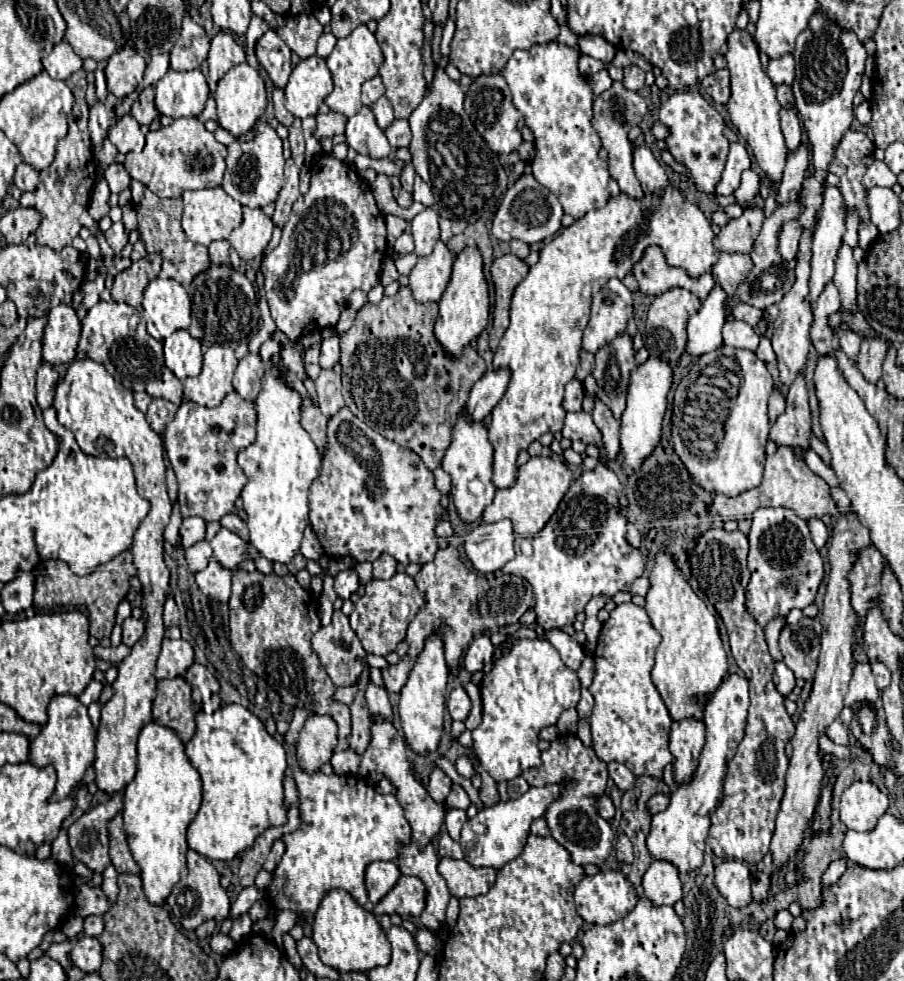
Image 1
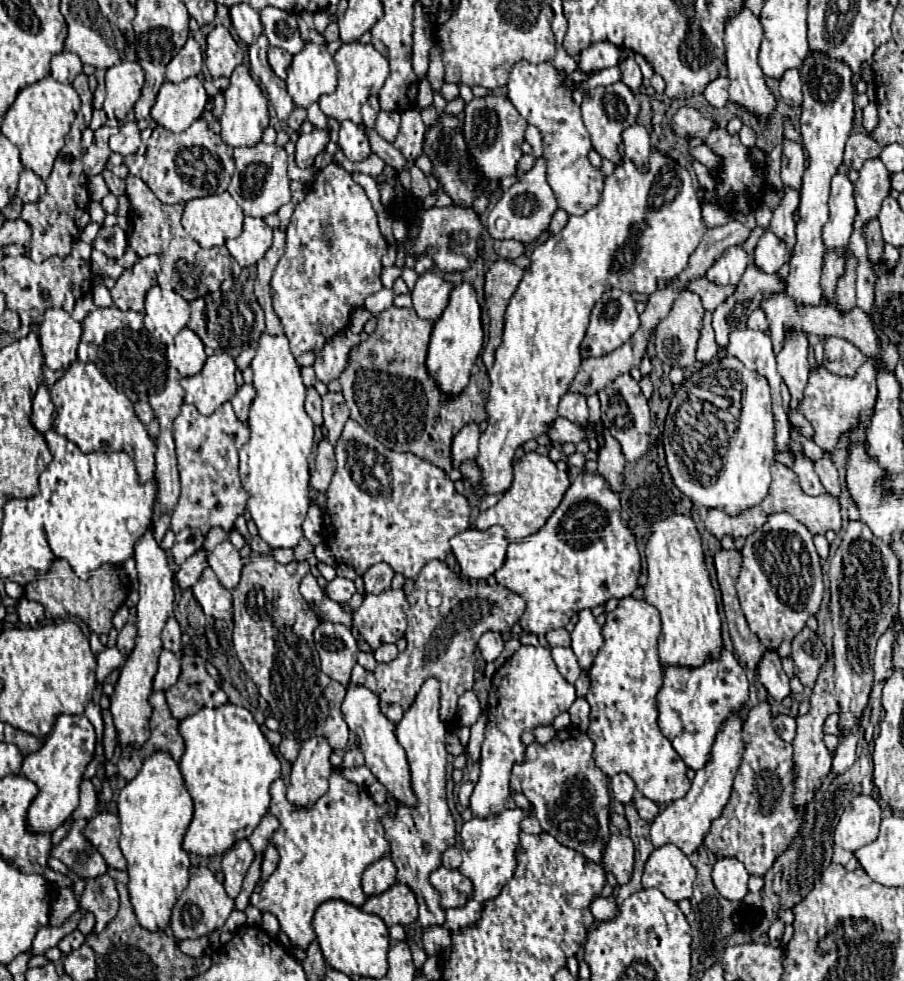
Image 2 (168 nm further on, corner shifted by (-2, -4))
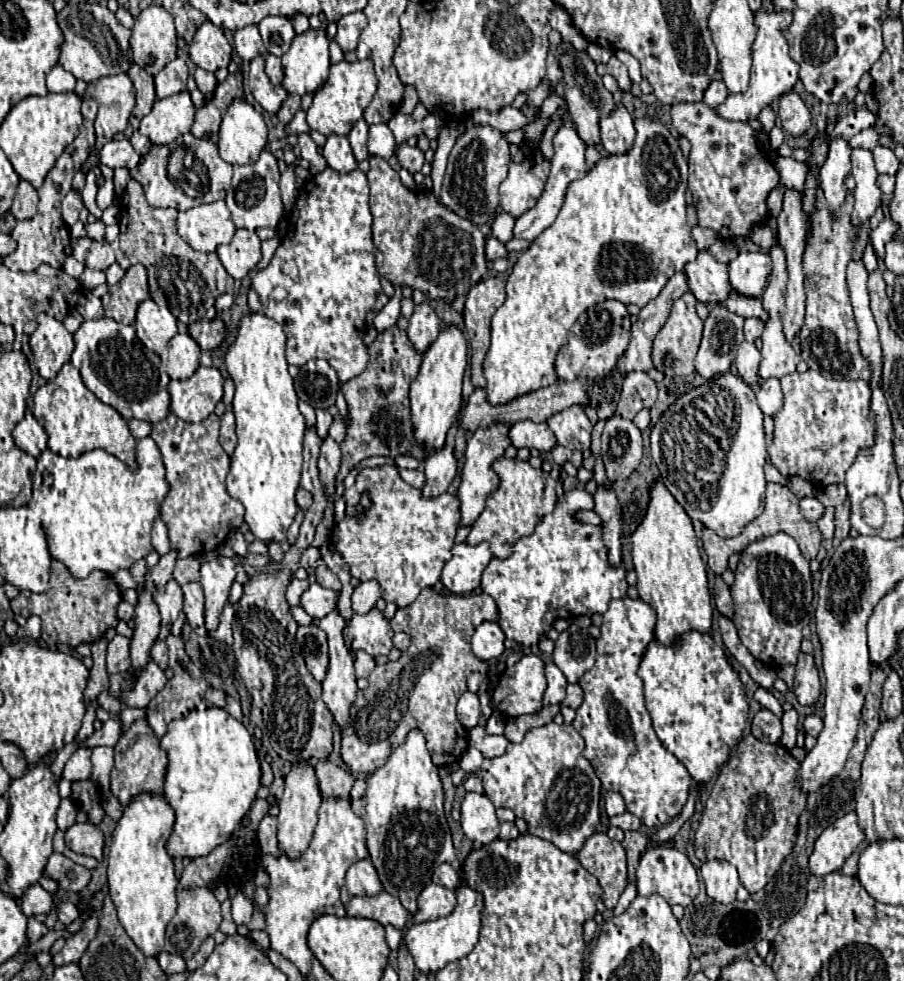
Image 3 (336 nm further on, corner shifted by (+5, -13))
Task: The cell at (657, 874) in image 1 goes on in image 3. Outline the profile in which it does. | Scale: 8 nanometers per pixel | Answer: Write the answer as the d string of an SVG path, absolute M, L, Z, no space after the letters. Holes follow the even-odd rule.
M657 847L643 855L637 867L637 889L639 895L661 895L669 905L681 905L687 907L695 895L699 893L699 877L695 865L689 861L689 857L675 849L675 847Z

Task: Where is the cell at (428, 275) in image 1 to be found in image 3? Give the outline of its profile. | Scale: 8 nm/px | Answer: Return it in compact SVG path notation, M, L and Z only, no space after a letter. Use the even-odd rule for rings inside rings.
M429 303L417 305L407 327L407 335L413 349L423 355L429 349L429 345L435 341L439 331L441 331L441 321L431 309L431 305Z

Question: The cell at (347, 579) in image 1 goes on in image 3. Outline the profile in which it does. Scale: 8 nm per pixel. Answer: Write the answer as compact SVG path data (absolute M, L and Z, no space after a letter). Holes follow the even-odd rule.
M311 583L309 589L301 595L301 607L313 617L321 619L337 605L337 593L333 589L325 589L319 583Z

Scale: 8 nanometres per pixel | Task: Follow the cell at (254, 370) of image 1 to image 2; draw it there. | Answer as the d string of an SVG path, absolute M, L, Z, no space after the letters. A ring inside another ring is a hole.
M244 384L236 396L230 400L232 406L234 406L234 412L238 416L238 420L246 422L248 420L248 410L250 410L250 404L254 402L254 396L256 396L256 388L254 384Z

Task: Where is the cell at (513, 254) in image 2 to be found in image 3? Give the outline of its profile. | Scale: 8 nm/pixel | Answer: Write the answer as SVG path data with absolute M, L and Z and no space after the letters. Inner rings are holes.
M487 237L487 247L485 247L485 253L487 253L487 259L493 261L493 259L499 259L499 257L507 257L507 251L505 251L505 245L495 239L495 237Z

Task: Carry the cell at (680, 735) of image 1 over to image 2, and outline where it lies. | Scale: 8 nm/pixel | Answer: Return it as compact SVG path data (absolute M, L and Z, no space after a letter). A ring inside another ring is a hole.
M722 650L718 660L706 662L702 668L666 668L662 688L658 692L658 724L662 734L672 742L684 764L700 770L710 756L712 742L720 724L734 710L740 710L748 698L748 680L744 668L732 652Z

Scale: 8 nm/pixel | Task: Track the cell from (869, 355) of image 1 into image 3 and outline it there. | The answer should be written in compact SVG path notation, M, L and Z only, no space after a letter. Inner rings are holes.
M809 369L781 377L781 387L785 403L773 417L775 427L769 445L769 463L783 477L797 475L817 489L843 483L857 453L873 447L877 439L869 383L825 379L821 373Z

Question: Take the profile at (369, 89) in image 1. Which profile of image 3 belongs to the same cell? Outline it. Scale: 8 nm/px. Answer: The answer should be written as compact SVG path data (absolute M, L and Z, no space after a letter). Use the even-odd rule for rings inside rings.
M359 119L355 123L355 127L351 129L349 137L347 137L357 161L369 159L369 151L367 151L367 131L369 131L369 125L365 123L365 119Z

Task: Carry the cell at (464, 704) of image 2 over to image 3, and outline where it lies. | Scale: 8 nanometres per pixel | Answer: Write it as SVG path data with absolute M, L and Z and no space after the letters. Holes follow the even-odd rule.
M471 691L463 693L459 697L459 703L457 703L457 717L459 721L463 723L465 729L471 729L475 725L481 723L483 719L483 713L481 713L481 705L479 705L479 697Z

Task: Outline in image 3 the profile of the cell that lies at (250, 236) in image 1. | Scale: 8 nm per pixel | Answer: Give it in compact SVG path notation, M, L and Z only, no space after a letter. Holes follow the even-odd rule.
M237 229L231 243L217 247L217 255L233 279L243 279L261 259L261 239L255 231Z

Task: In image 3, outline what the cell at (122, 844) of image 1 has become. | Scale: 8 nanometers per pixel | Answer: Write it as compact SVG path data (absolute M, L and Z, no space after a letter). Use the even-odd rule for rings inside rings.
M75 823L65 831L65 845L79 853L89 855L101 861L103 857L103 833L97 825L91 823Z

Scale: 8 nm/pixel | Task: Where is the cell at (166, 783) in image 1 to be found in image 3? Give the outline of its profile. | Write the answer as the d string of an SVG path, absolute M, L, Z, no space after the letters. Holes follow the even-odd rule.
M135 797L113 831L113 843L107 853L107 885L109 897L115 903L119 923L133 943L147 955L157 957L165 943L165 927L177 911L175 887L177 877L173 859L165 843L175 823L175 811L159 797Z

